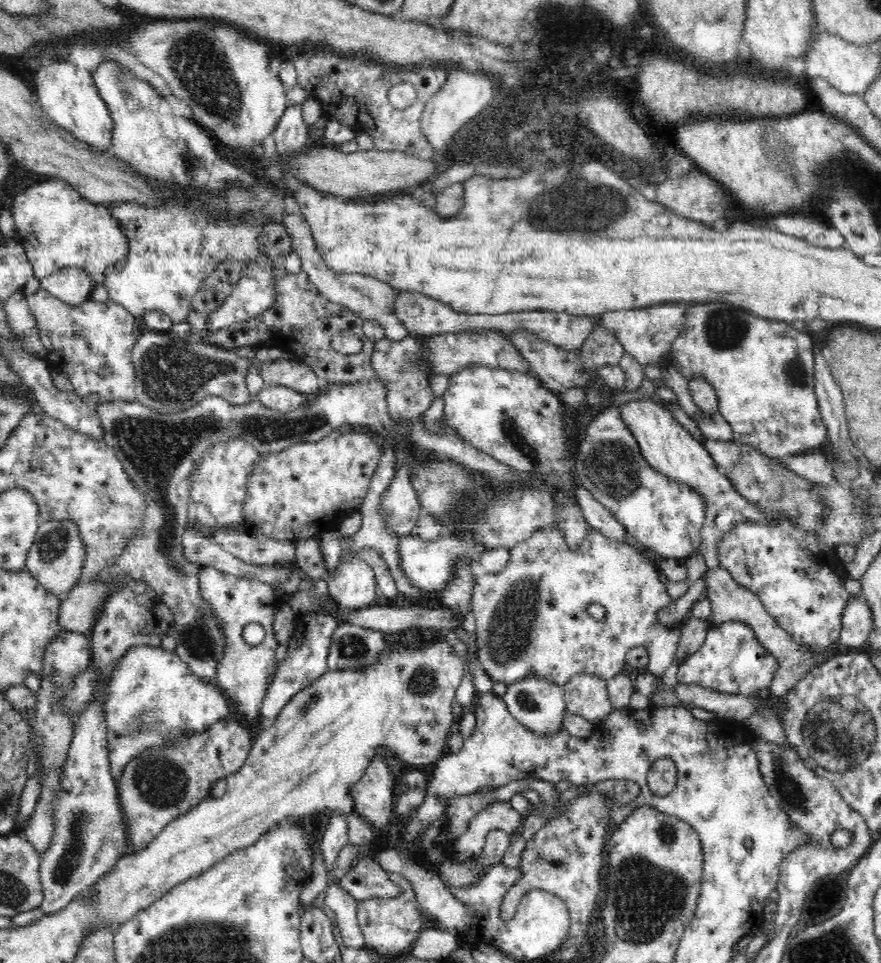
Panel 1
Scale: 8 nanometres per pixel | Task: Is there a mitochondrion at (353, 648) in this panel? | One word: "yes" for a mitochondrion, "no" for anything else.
yes

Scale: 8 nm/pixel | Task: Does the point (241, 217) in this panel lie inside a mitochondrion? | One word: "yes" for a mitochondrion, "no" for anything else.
no

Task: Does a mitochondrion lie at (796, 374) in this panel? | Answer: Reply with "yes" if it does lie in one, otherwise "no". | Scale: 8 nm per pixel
yes

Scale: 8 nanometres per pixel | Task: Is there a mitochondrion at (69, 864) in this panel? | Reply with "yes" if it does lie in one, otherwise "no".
yes

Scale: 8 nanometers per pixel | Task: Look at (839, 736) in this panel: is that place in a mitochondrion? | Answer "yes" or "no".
yes

